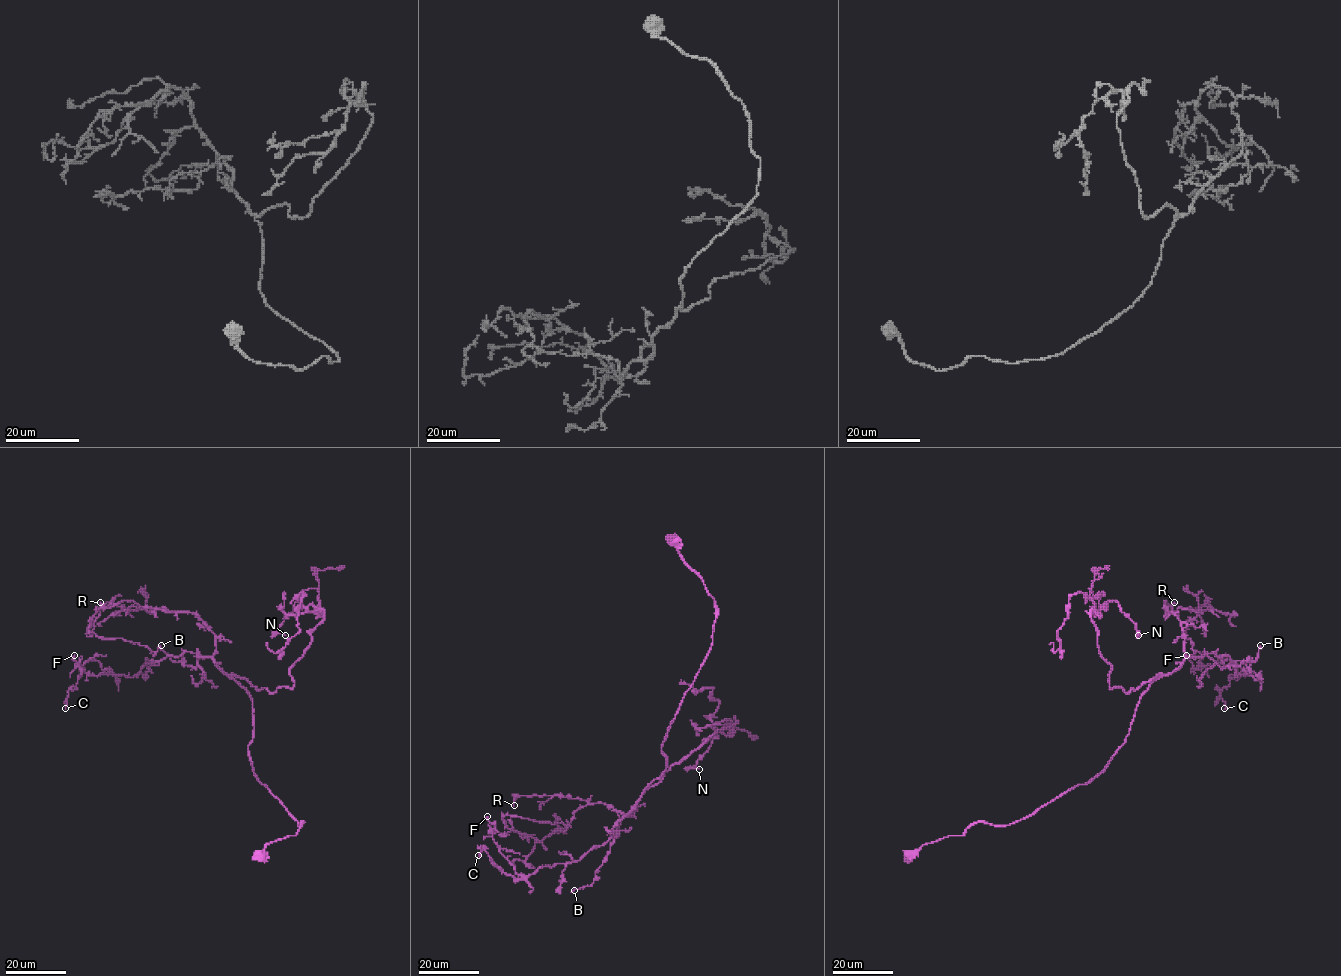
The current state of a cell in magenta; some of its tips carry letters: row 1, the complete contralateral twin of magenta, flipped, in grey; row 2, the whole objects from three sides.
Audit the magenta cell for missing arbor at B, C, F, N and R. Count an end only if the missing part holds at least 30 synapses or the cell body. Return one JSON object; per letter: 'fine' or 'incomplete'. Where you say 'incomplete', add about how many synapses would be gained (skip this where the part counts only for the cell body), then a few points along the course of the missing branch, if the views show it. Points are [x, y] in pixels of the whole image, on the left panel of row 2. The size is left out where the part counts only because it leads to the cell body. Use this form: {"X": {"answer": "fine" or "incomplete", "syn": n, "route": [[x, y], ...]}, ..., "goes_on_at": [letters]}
{"B": {"answer": "fine"}, "C": {"answer": "fine"}, "F": {"answer": "fine"}, "N": {"answer": "fine"}, "R": {"answer": "fine"}, "goes_on_at": []}

